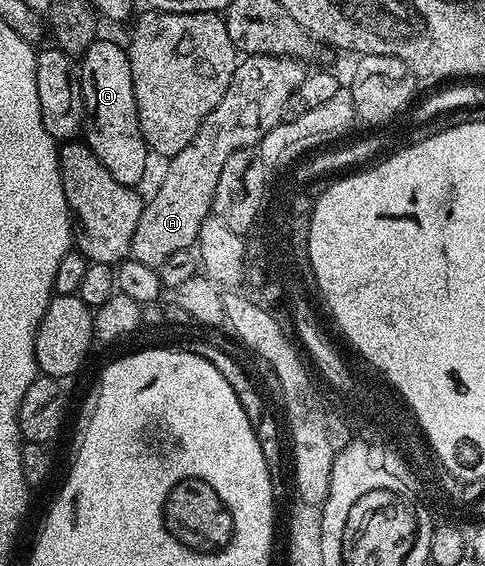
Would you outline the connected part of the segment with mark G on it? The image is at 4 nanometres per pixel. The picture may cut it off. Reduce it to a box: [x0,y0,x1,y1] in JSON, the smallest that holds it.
[79,40,151,185]

